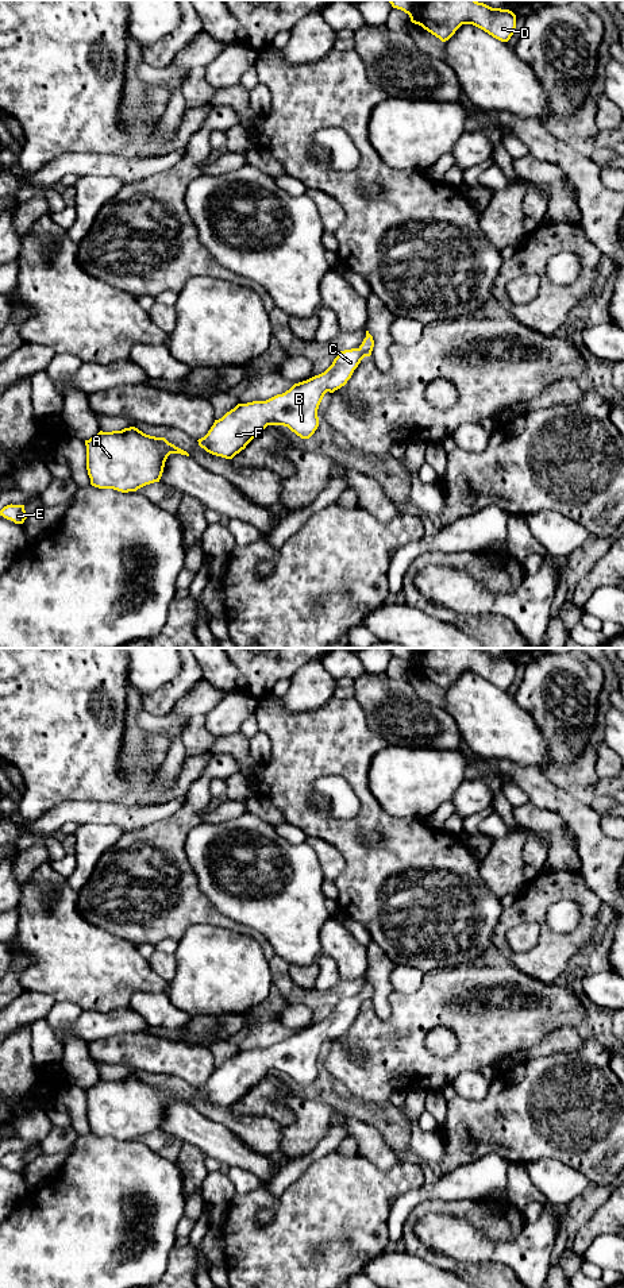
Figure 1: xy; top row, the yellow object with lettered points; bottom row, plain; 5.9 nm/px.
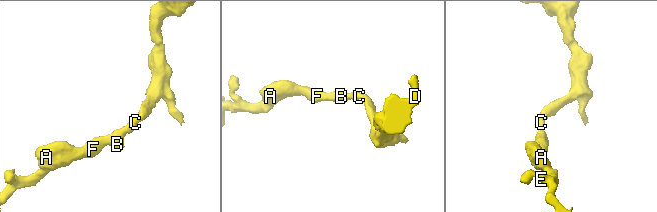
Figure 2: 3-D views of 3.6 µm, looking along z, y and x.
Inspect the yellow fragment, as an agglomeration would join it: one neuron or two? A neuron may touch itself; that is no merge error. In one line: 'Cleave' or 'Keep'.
Keep

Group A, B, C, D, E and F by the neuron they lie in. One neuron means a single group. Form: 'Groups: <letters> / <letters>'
Groups: A B C D E F

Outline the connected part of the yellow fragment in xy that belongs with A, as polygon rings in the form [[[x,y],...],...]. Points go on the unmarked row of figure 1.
[[[135,1075],[103,1080],[85,1088],[90,1133],[122,1141],[159,1130],[170,1102],[189,1102],[165,1085],[143,1081]]]

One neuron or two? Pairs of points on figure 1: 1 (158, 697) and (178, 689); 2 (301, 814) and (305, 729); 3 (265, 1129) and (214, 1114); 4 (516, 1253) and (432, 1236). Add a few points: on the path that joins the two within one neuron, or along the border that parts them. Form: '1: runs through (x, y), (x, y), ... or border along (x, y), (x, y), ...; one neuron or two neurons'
1: runs through (164, 697), (173, 691); one neuron
2: runs through (300, 793), (300, 755), (303, 751); one neuron
3: runs through (253, 1129), (235, 1123), (226, 1117); one neuron
4: runs through (496, 1252), (472, 1246), (453, 1237); one neuron

